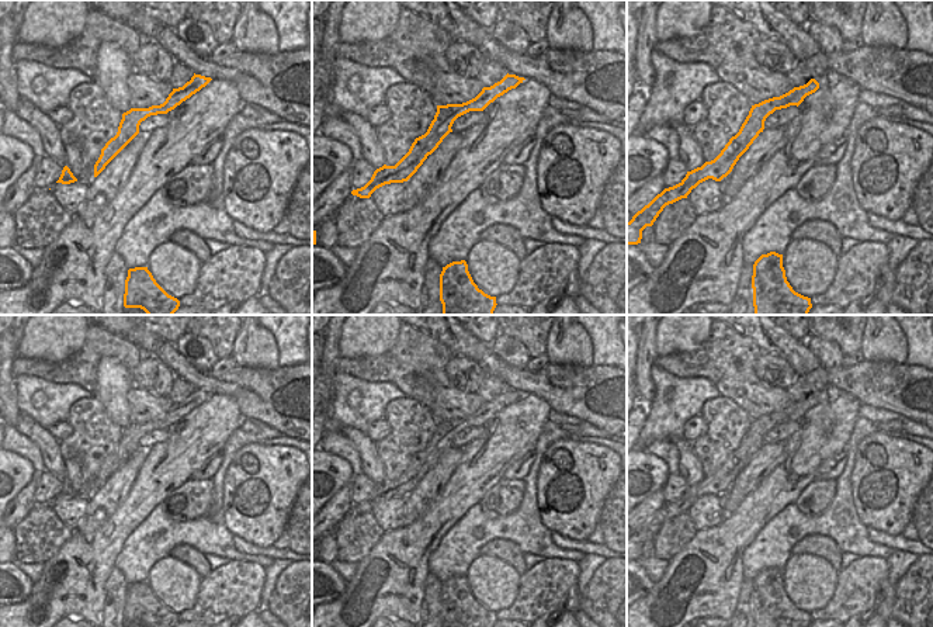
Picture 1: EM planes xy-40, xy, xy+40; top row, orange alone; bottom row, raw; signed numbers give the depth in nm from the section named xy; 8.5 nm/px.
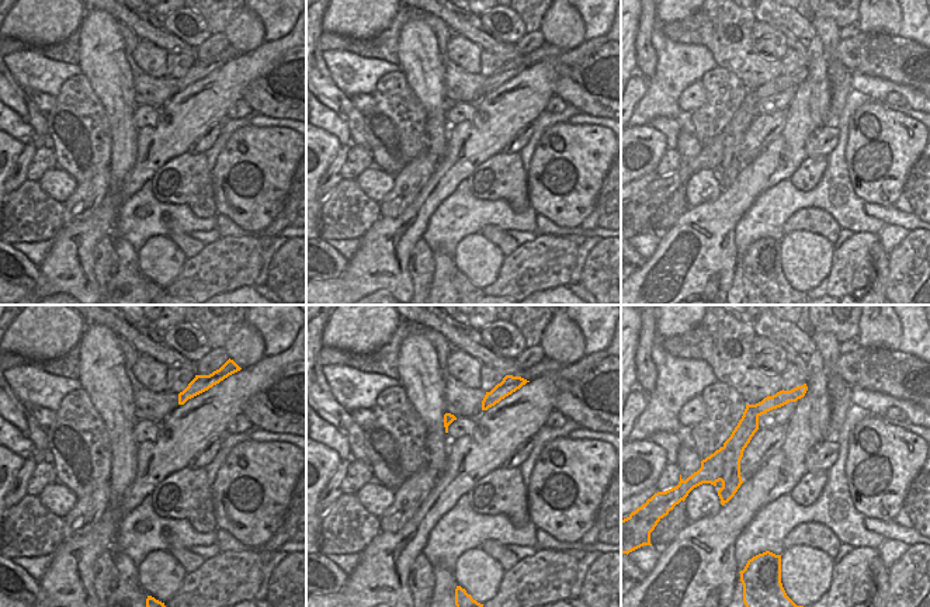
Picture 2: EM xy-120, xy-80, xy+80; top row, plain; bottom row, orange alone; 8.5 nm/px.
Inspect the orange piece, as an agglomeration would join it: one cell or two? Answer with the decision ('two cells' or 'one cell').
two cells

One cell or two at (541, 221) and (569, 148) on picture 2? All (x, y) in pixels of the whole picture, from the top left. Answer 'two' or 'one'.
two

